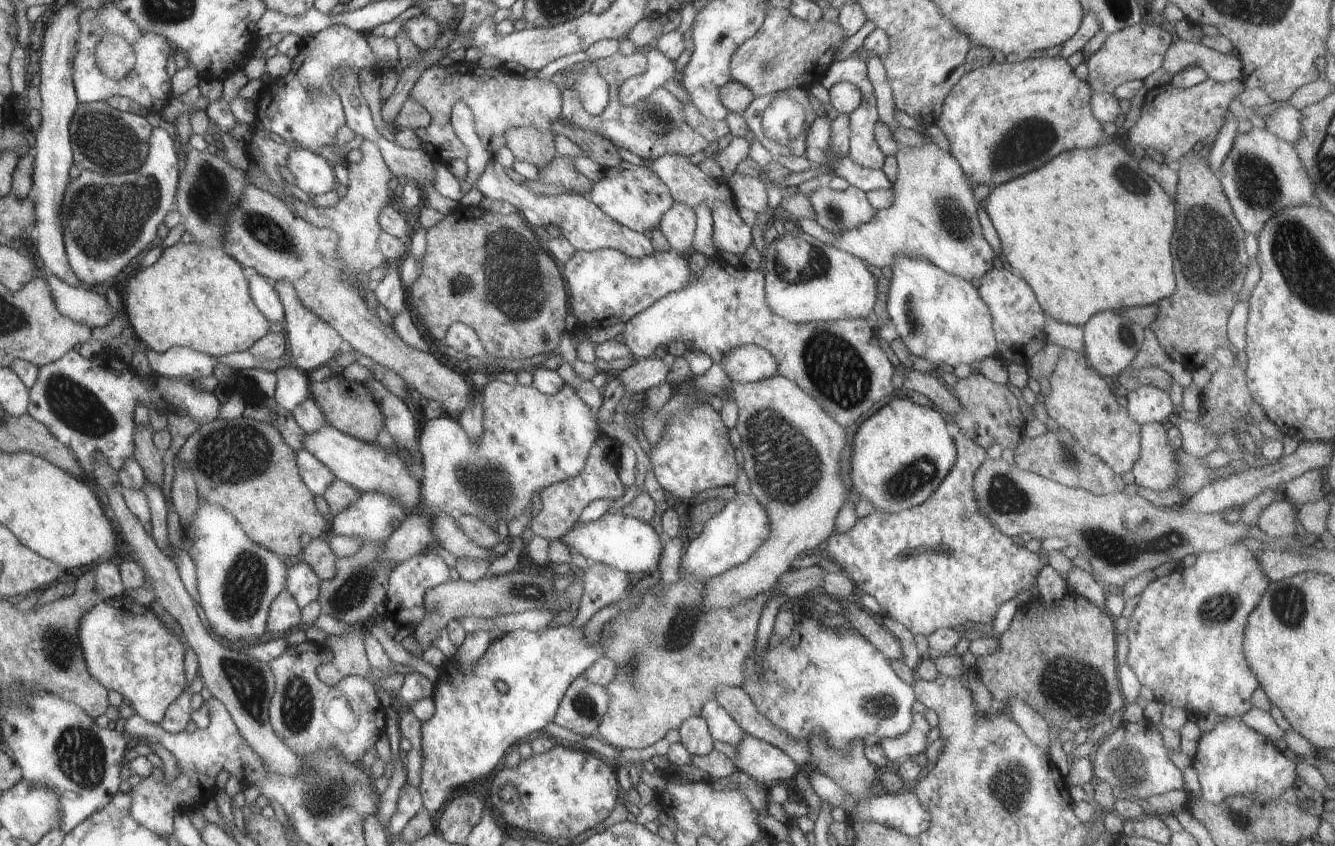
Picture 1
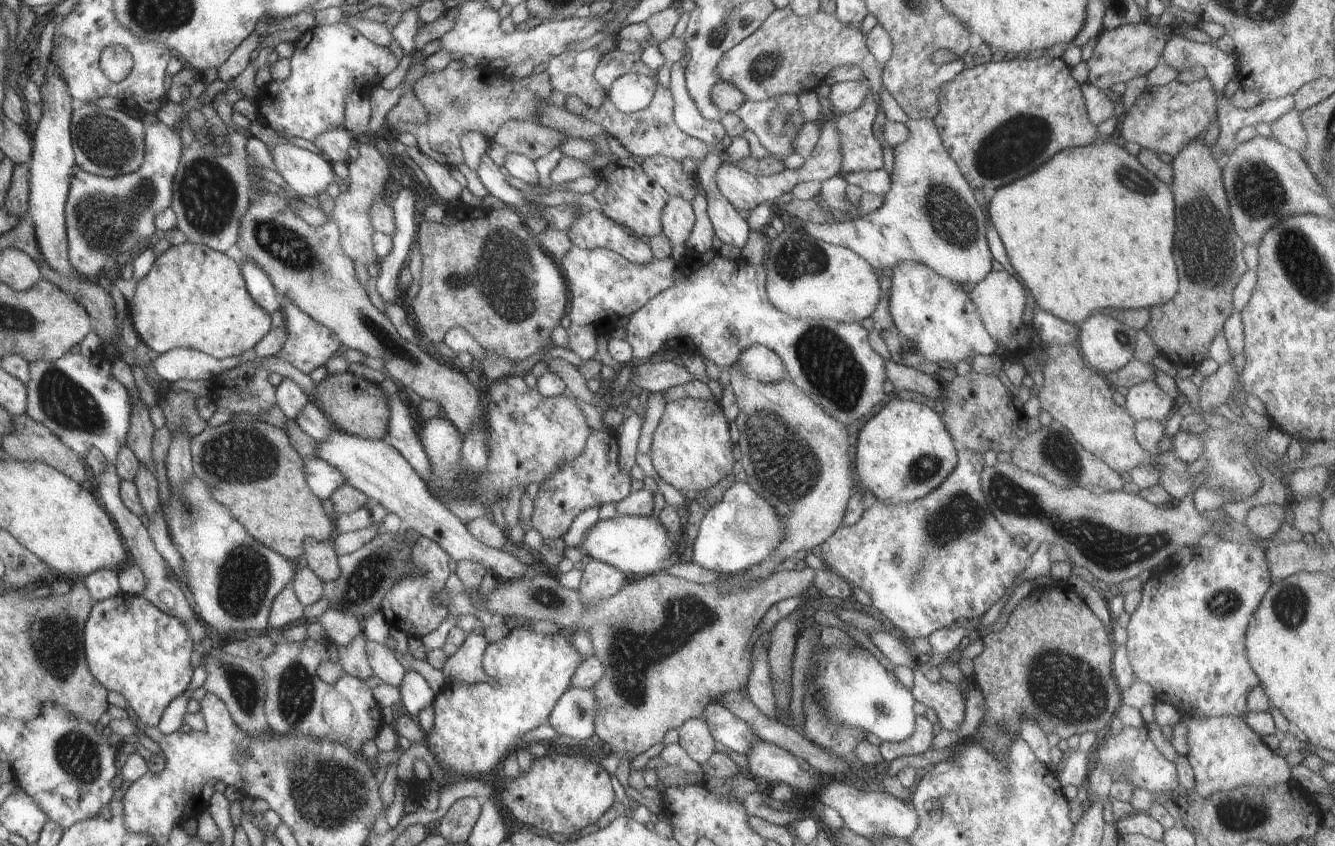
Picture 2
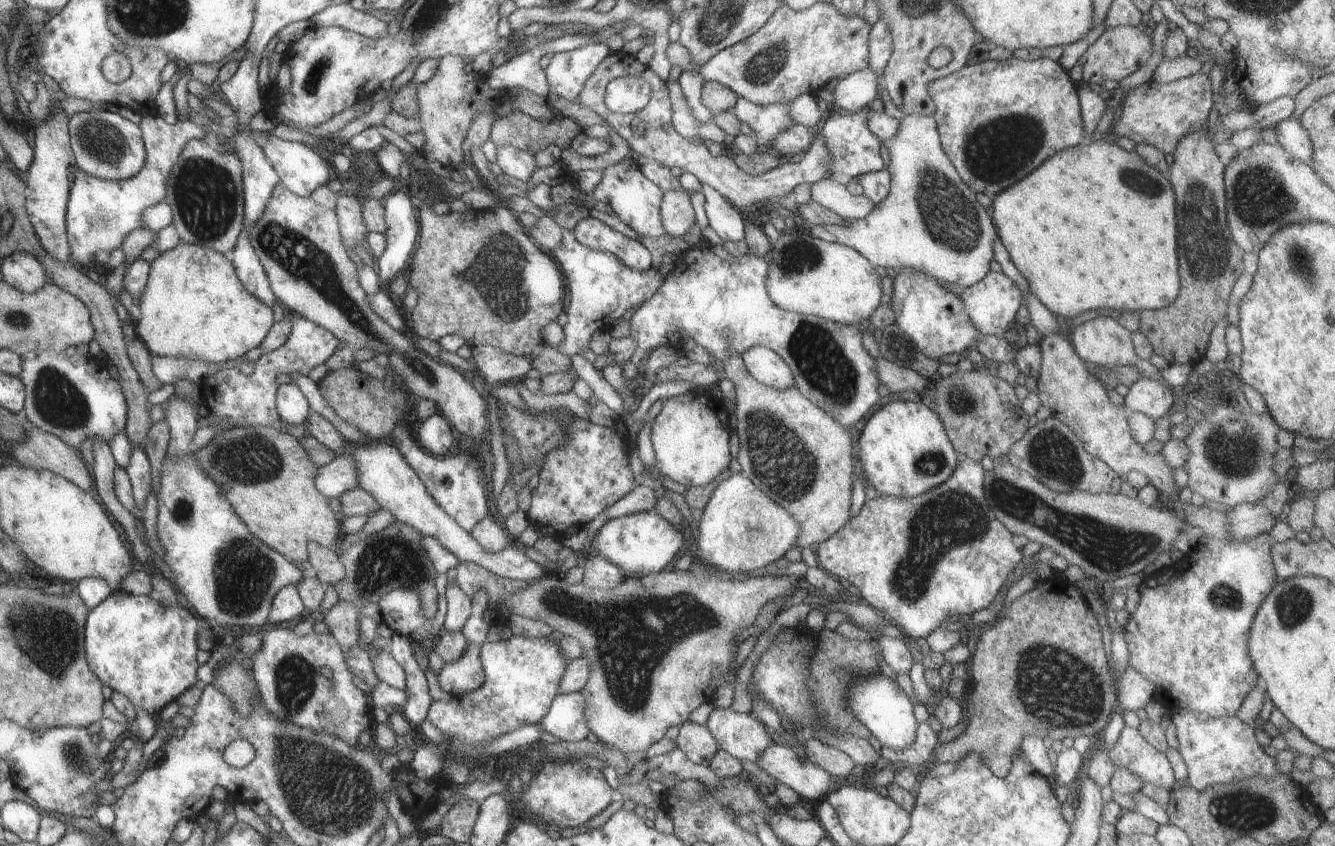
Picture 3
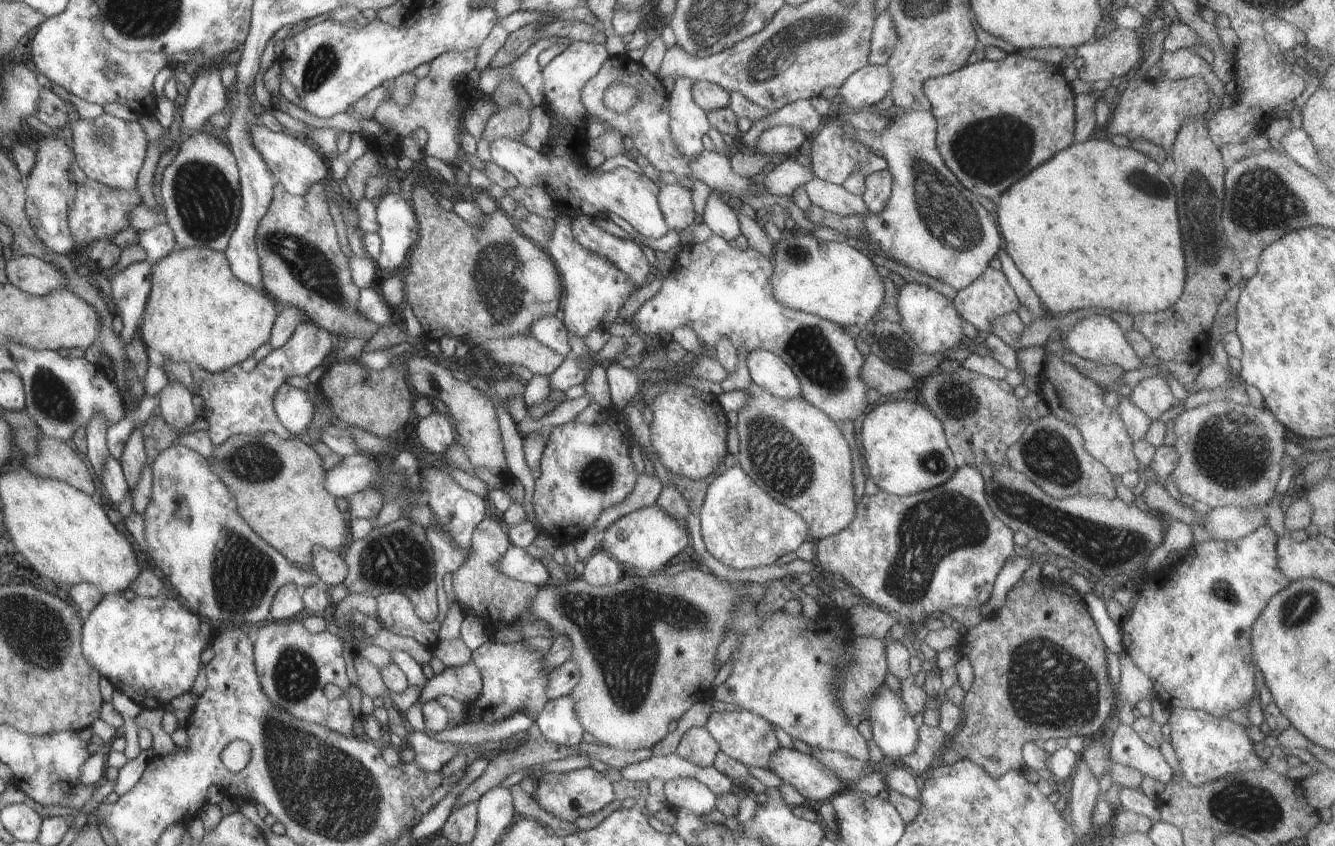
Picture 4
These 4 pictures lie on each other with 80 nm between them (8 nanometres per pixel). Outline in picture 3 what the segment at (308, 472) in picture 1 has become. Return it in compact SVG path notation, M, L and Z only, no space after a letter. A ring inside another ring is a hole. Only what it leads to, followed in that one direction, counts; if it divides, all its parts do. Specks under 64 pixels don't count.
M346 454L332 459L328 464L321 466L316 471L316 488L325 497L337 497L347 490L352 490L357 485L359 477L355 461Z

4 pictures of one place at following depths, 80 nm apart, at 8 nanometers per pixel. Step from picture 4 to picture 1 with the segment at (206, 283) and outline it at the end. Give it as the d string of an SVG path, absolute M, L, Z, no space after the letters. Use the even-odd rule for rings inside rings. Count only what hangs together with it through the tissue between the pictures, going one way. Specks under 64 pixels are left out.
M183 243L163 249L160 258L149 267L144 267L128 280L122 308L127 316L134 337L142 347L165 353L172 347L186 347L193 351L217 357L240 351L248 351L259 338L269 332L268 319L250 298L248 282L242 274L242 266L223 247L205 247L200 243Z

